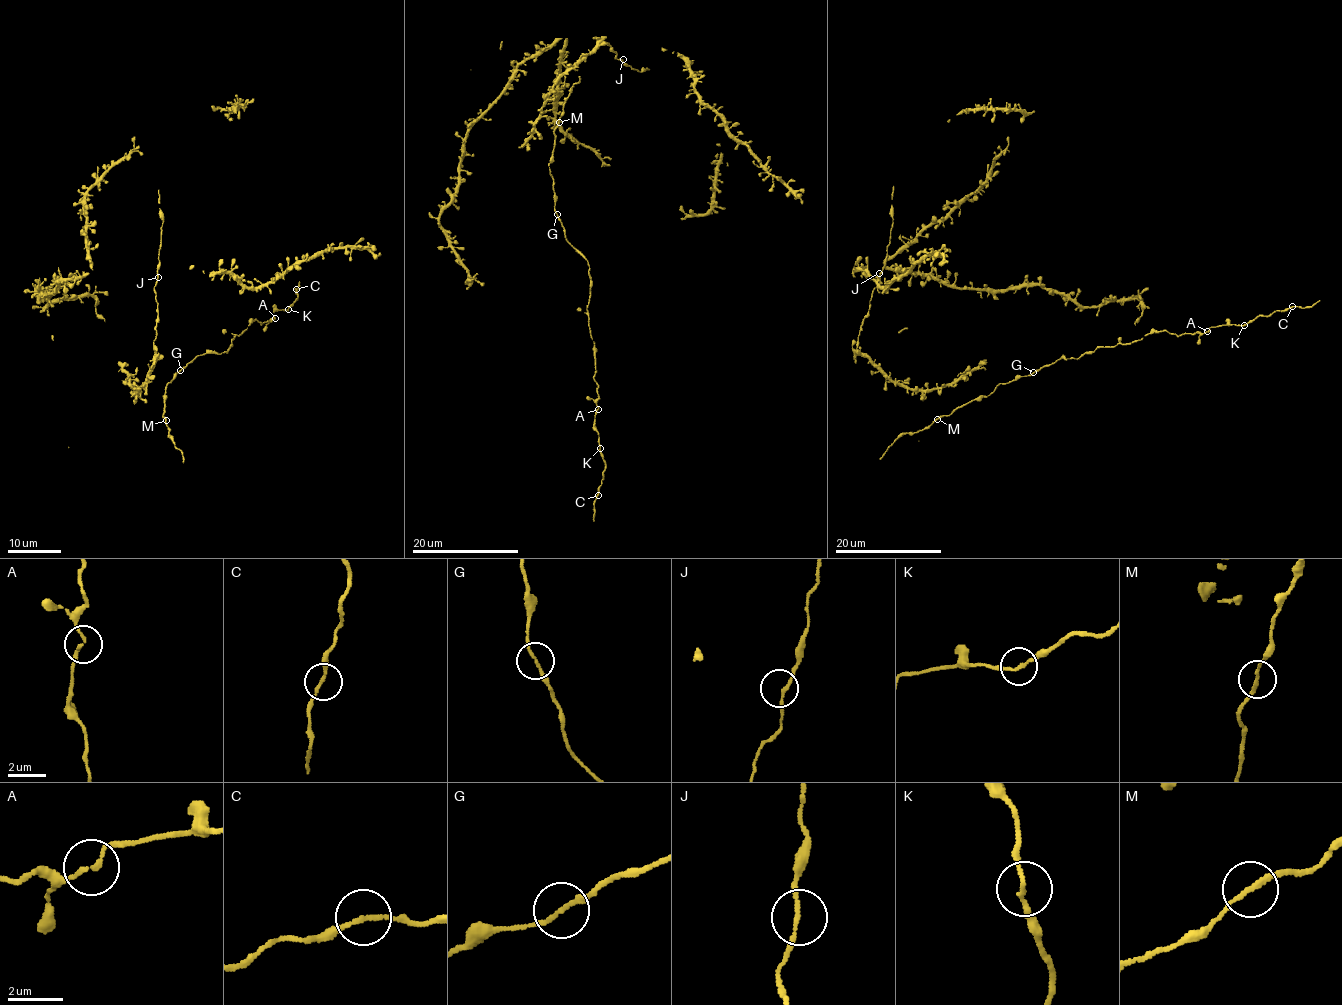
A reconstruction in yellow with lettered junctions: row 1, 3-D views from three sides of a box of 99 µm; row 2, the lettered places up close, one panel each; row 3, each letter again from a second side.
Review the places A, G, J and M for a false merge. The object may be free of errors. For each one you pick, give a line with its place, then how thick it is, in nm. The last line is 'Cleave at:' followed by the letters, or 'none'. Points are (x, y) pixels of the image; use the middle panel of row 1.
Cleave at: none

